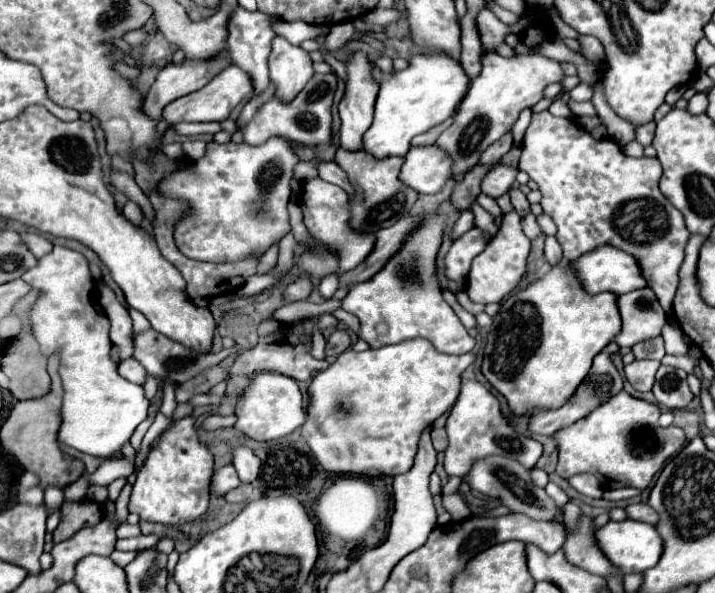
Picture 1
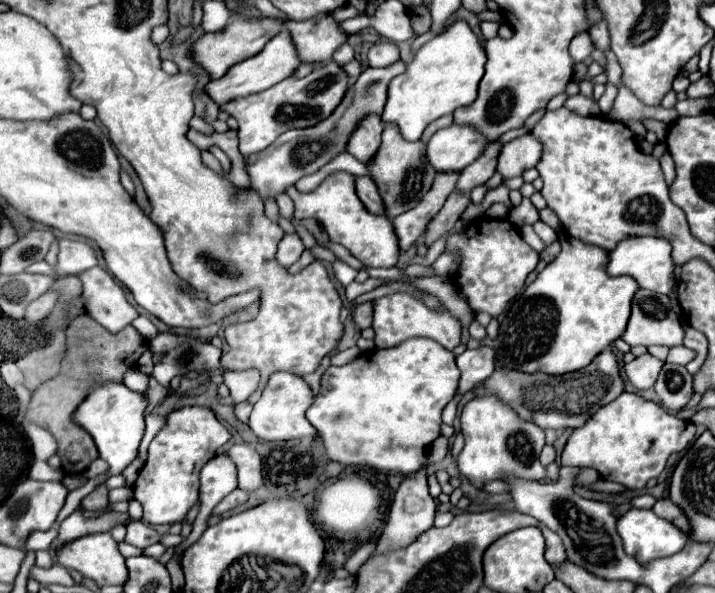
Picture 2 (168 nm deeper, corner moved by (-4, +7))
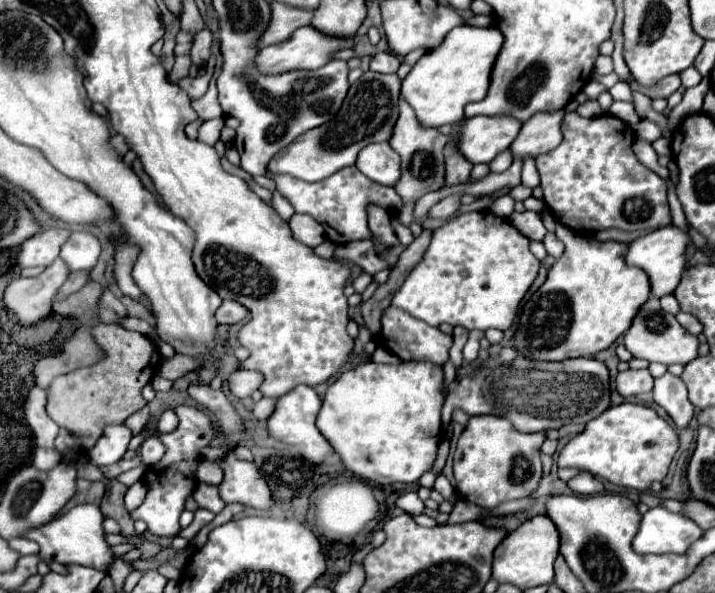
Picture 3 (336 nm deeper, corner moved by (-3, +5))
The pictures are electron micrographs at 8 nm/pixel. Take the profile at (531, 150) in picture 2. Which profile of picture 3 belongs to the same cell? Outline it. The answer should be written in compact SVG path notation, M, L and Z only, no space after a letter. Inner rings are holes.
M553 110L553 112L537 112L531 116L517 140L511 144L513 158L523 160L525 156L537 156L537 154L547 154L553 148L557 148L563 140L561 132L561 122L563 122L565 110Z

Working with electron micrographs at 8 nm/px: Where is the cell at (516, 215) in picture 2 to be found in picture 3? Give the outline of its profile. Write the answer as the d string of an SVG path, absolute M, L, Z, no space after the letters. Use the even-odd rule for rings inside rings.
M513 212L509 220L529 240L543 240L545 234L547 234L547 230L545 230L545 226L541 222L541 216L537 212L523 212L523 214Z

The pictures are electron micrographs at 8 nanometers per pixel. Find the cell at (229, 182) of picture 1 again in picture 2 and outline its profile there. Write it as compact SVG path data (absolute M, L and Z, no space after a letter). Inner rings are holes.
M398 60L390 66L384 66L384 68L366 68L358 76L358 80L348 88L344 100L332 112L332 116L328 116L320 124L306 128L306 130L288 130L280 138L276 138L276 142L270 144L266 150L250 154L248 158L244 158L246 172L250 176L250 186L246 190L256 192L262 198L262 202L266 202L266 198L276 198L278 194L282 194L290 186L294 186L296 180L300 180L302 176L312 174L318 168L322 168L324 164L328 164L336 154L340 154L346 148L346 142L348 142L348 136L352 134L352 128L356 128L356 124L366 114L372 114L372 112L380 114L382 112L382 108L386 104L388 84L394 76L402 74L404 68L406 68L406 64L402 60Z

